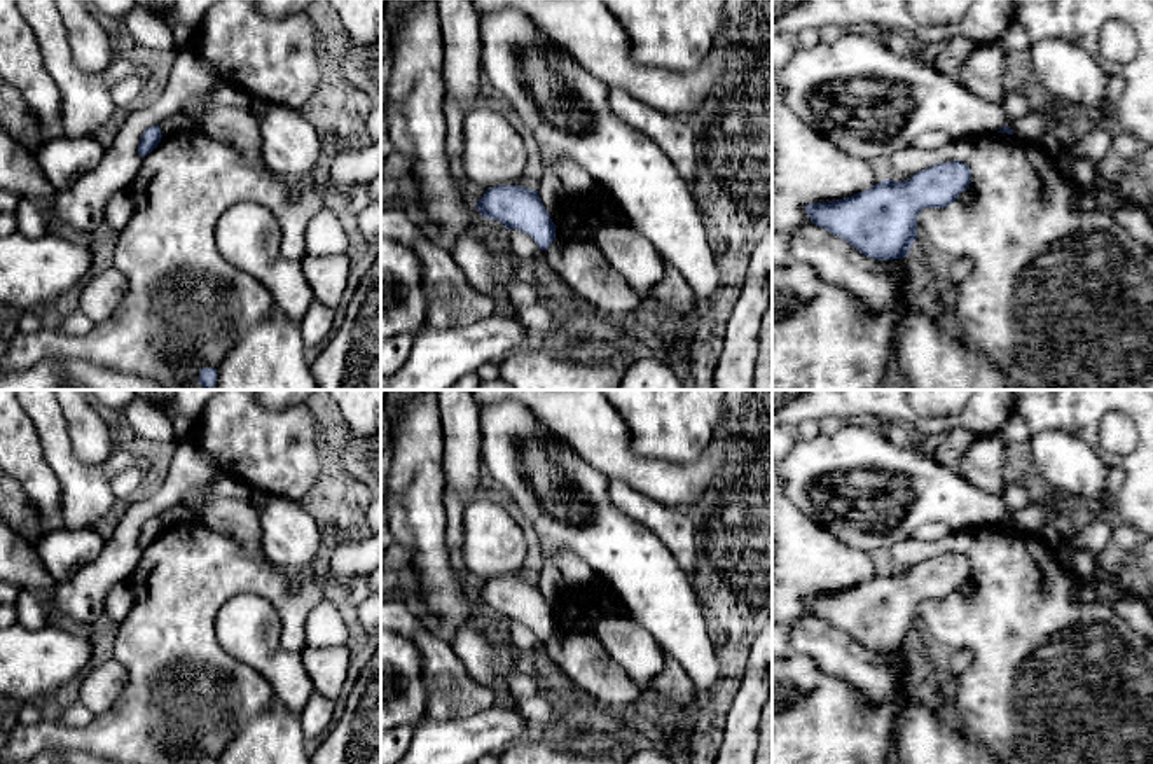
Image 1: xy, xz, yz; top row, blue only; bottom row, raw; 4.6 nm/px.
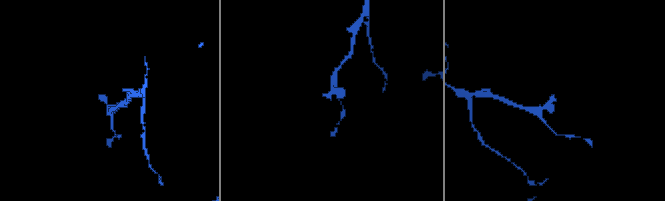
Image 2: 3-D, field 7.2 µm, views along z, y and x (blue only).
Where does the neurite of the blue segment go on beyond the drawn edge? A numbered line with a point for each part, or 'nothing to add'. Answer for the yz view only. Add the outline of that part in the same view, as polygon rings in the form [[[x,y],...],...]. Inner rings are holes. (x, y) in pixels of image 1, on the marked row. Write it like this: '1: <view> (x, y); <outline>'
nothing to add

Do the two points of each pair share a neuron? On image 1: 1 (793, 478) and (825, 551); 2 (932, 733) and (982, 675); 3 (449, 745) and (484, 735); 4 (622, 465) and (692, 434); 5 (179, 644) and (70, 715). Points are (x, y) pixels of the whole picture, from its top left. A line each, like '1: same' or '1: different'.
1: different
2: different
3: same
4: different
5: different

